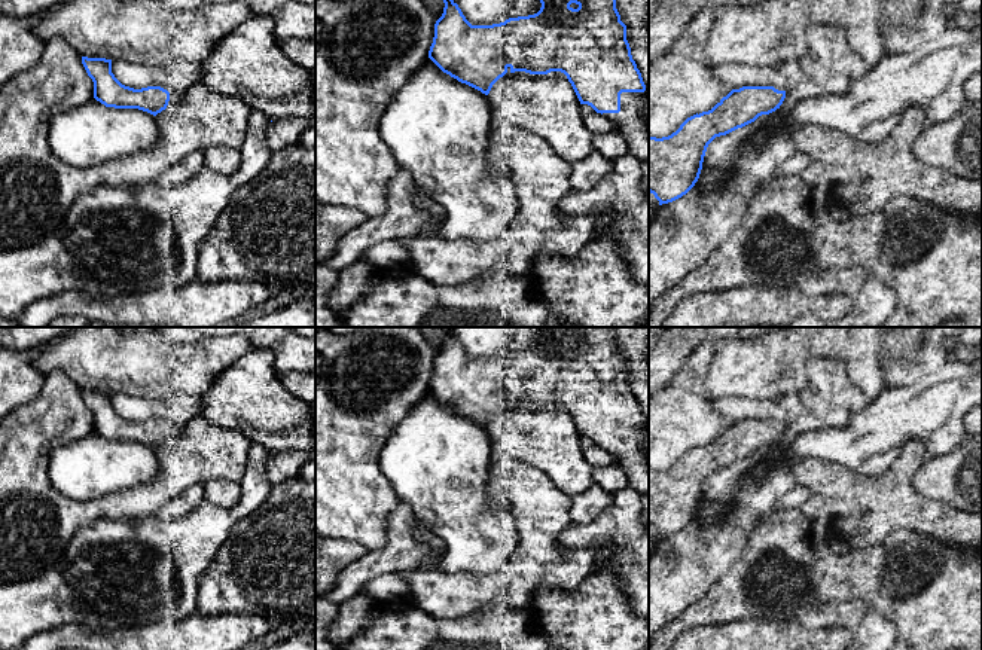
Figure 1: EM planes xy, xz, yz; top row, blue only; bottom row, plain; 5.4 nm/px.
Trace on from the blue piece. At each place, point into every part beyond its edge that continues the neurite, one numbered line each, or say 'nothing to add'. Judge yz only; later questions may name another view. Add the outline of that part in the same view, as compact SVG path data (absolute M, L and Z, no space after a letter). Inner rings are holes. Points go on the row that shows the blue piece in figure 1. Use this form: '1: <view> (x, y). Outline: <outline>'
1: yz (778, 119). Outline: M786 91L786 98L783 104L769 115L762 115L757 119L762 120L762 126L774 128L777 135L793 137L793 129L798 128L789 122L790 112L795 109L796 103L806 97L817 97L820 92L789 92Z

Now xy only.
1: xy (165, 116). Outline: M170 92L170 101L165 110L155 116L159 134L162 135L173 120L177 107L183 103L186 94L176 95Z

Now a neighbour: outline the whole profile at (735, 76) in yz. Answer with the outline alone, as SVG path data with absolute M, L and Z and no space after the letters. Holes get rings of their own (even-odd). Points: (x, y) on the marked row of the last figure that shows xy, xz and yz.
M783 61L775 65L750 64L720 64L713 68L713 74L731 89L742 86L774 86L778 91L789 92L820 92L798 61Z

